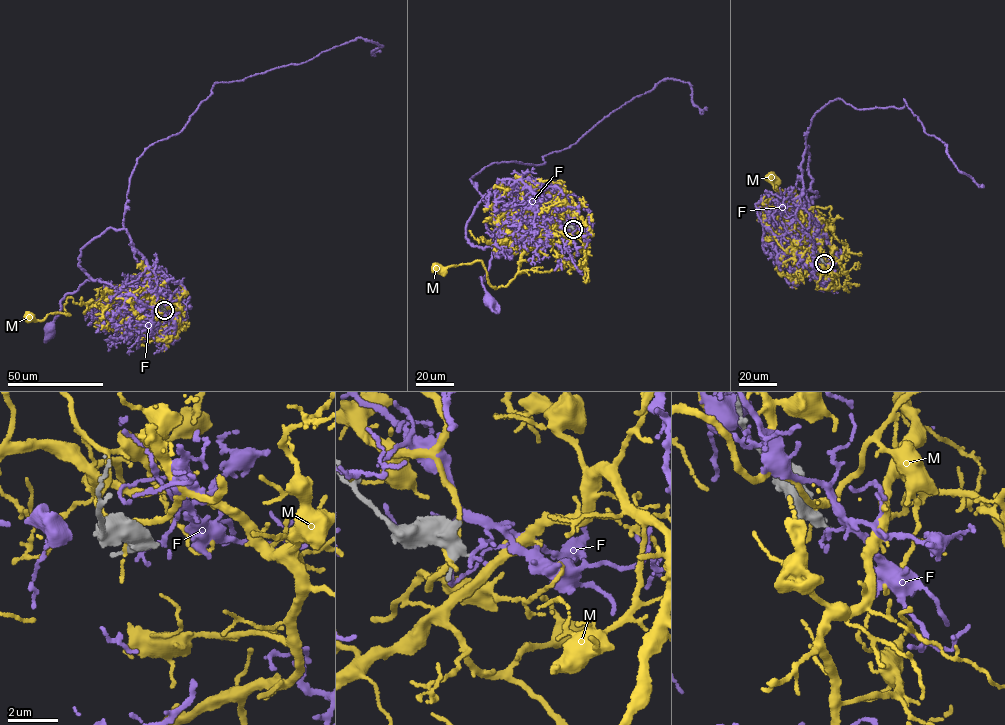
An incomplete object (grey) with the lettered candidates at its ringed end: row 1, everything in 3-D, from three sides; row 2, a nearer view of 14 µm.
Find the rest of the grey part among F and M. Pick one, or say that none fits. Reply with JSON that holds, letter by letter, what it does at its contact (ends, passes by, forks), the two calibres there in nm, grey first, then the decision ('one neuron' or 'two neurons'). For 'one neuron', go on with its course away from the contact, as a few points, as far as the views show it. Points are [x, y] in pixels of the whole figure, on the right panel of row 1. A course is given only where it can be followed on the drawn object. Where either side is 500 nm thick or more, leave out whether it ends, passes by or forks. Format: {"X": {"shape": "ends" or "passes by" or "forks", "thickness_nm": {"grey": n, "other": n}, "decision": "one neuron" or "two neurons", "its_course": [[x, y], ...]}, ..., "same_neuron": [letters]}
{"F": {"shape": "passes by", "thickness_nm": {"grey": 320, "other": 150}, "decision": "two neurons"}, "M": {"thickness_nm": {"grey": 600, "other": 100}, "decision": "two neurons"}, "same_neuron": []}

